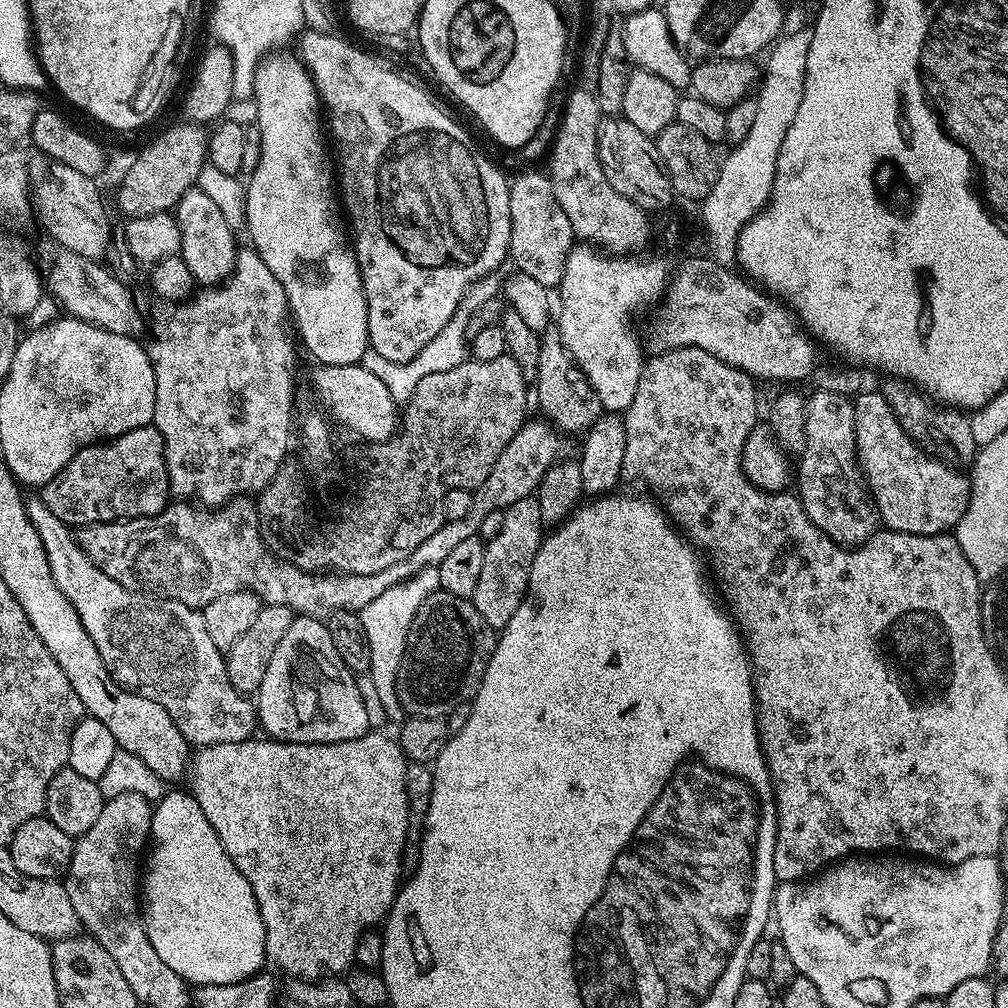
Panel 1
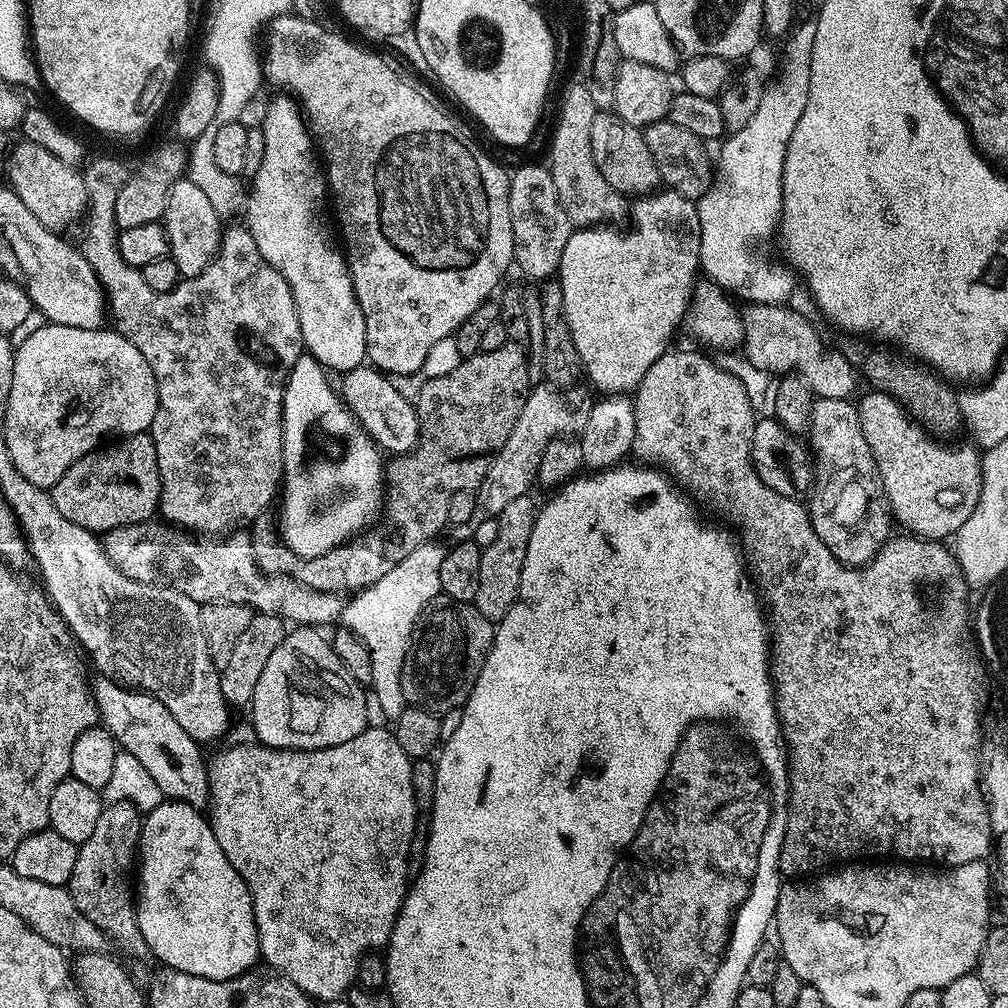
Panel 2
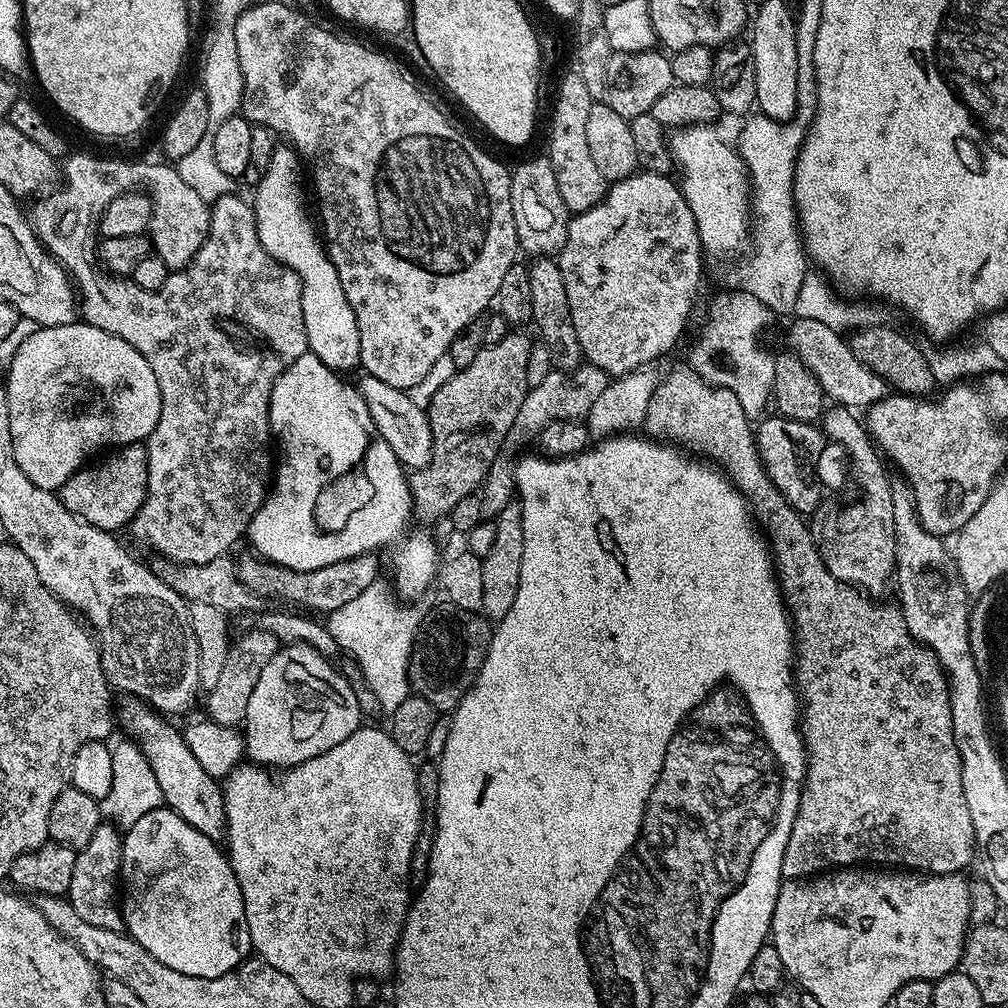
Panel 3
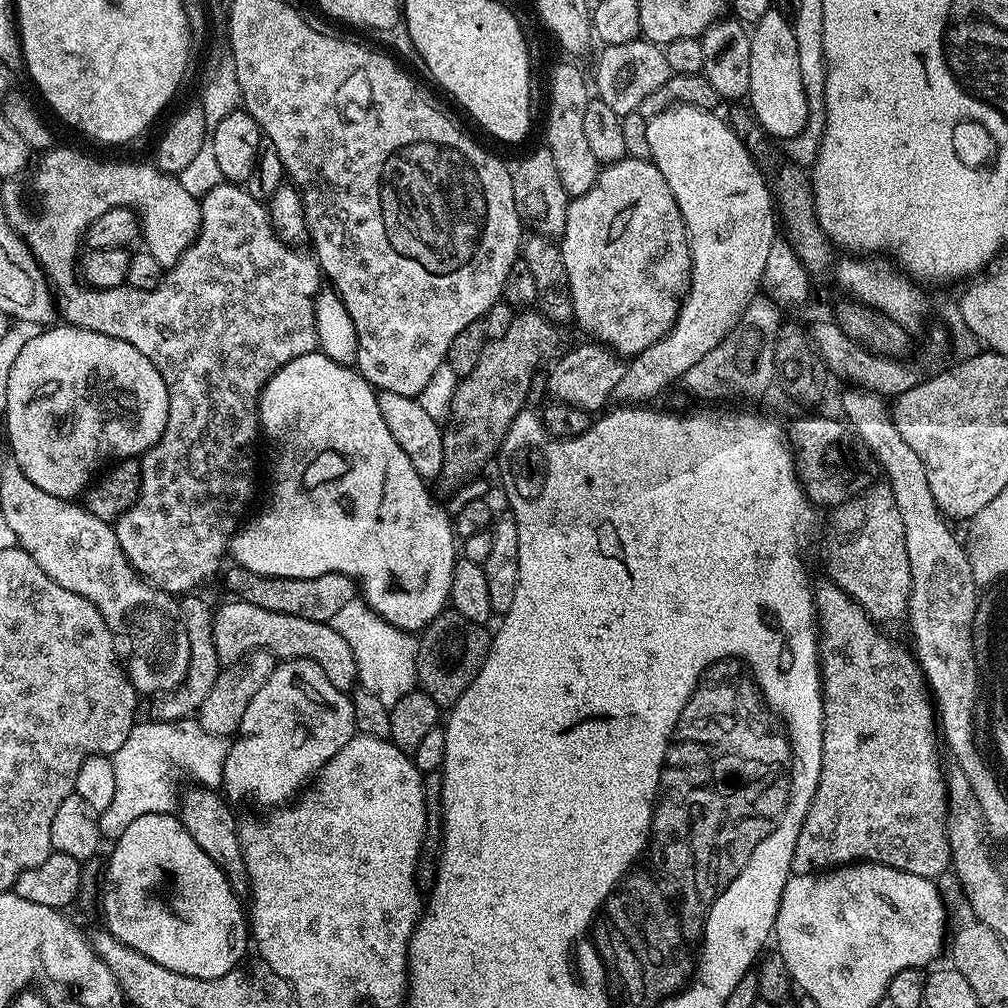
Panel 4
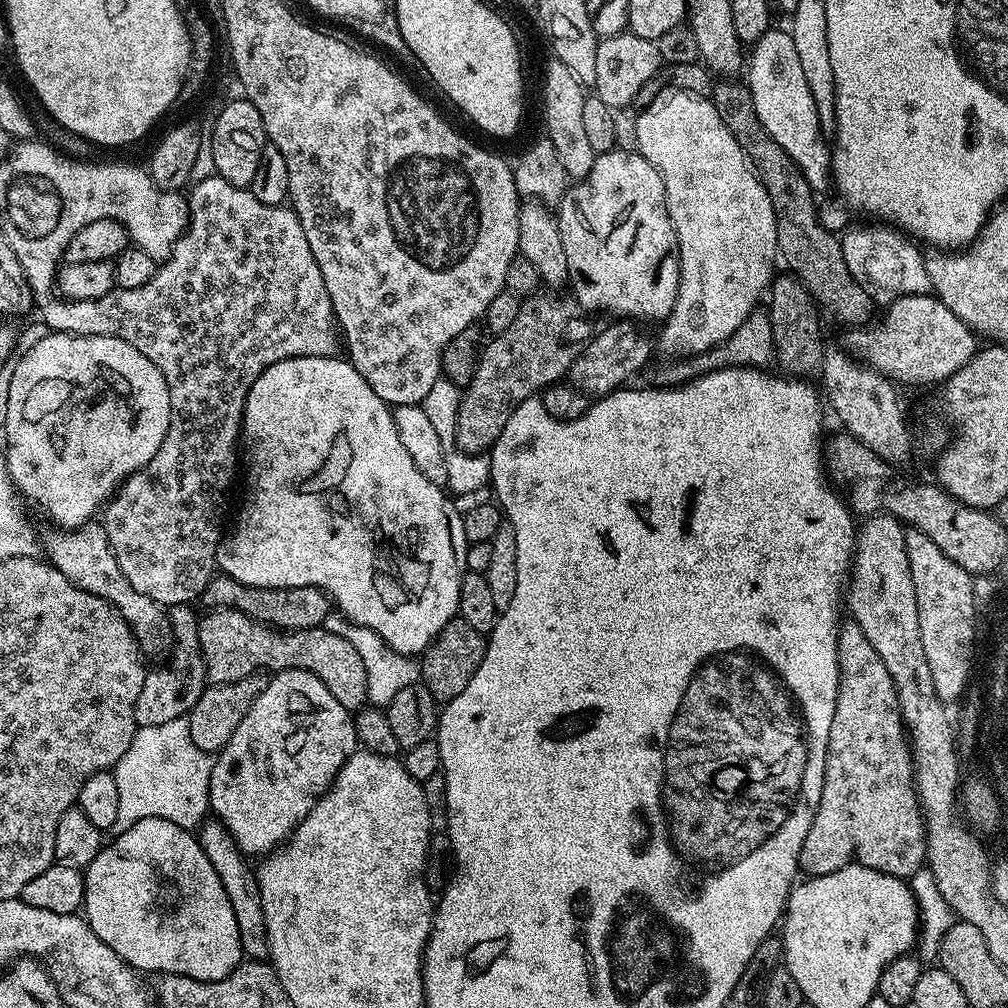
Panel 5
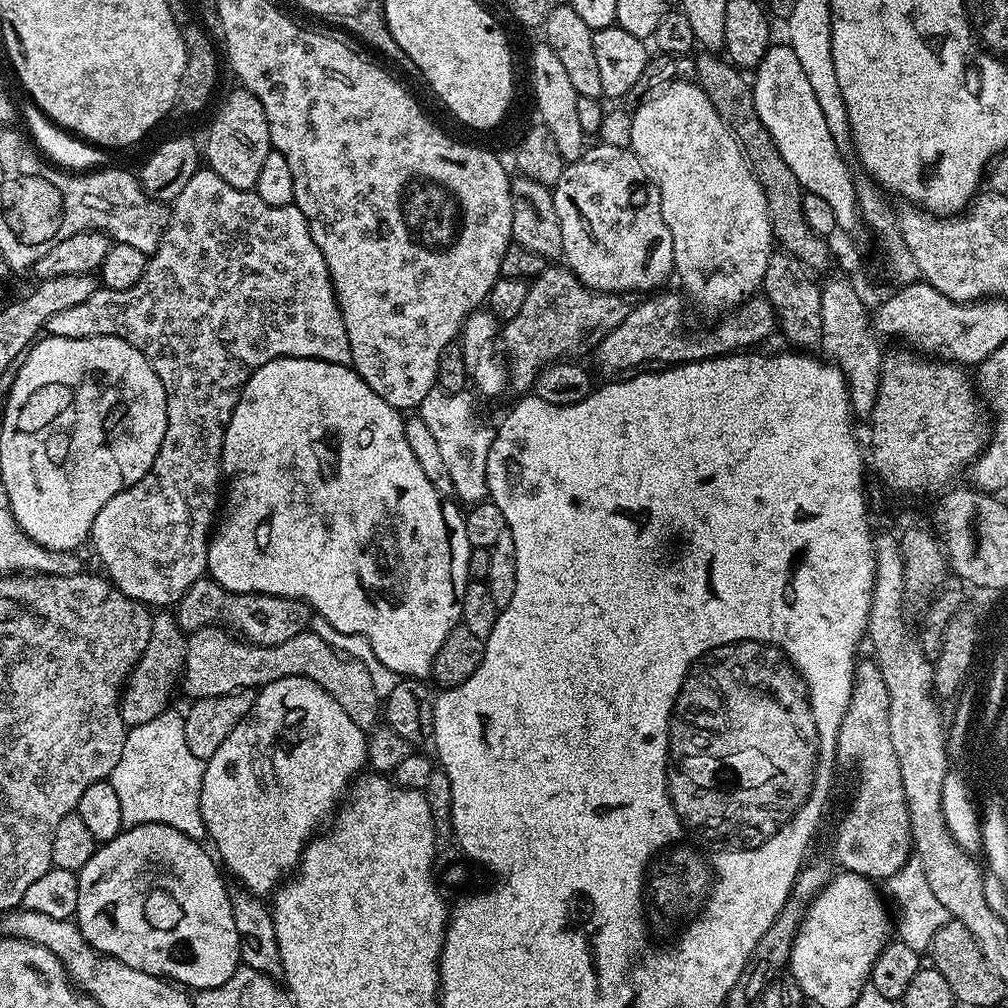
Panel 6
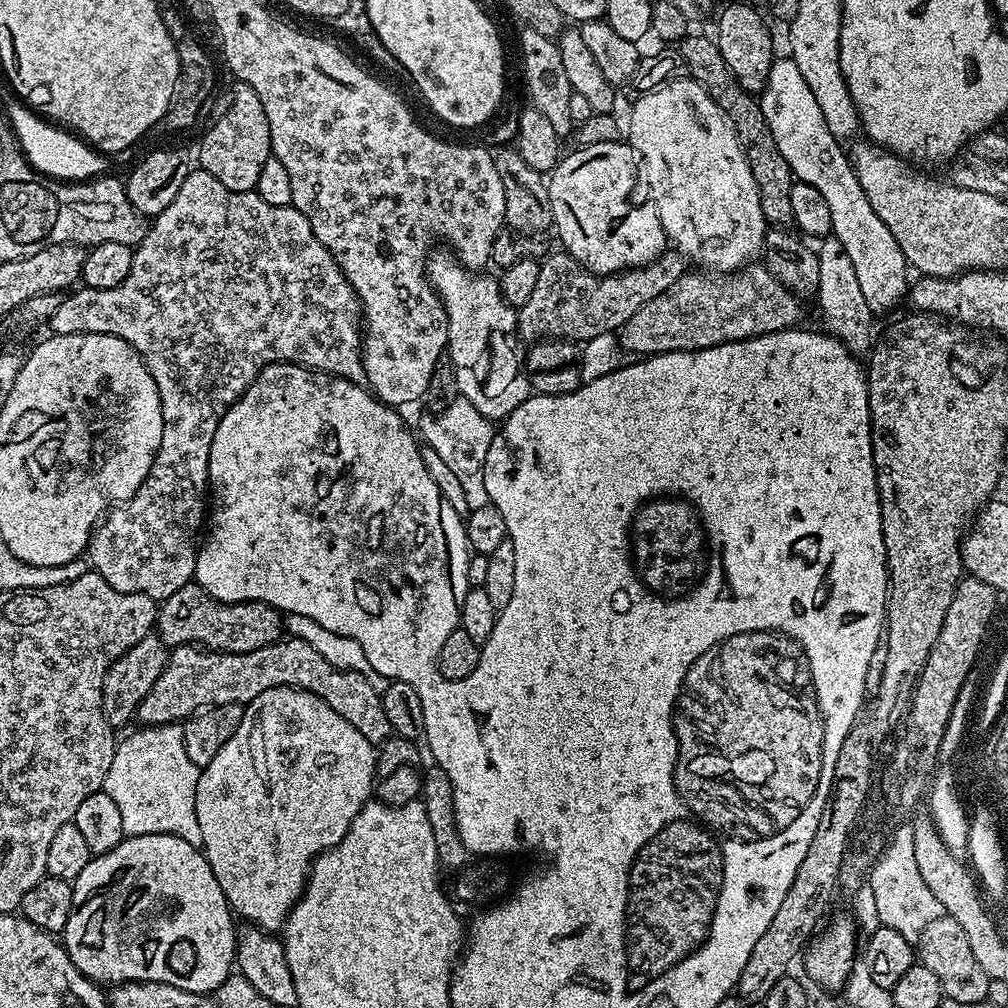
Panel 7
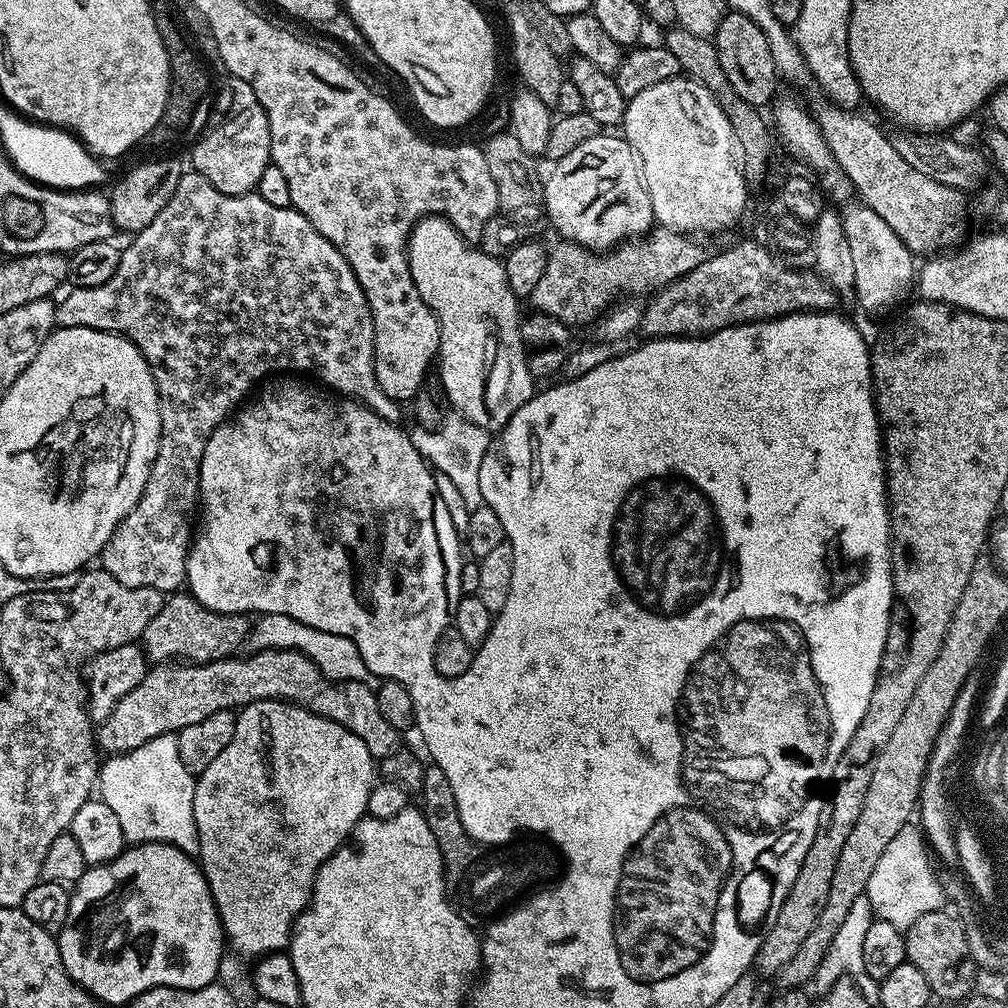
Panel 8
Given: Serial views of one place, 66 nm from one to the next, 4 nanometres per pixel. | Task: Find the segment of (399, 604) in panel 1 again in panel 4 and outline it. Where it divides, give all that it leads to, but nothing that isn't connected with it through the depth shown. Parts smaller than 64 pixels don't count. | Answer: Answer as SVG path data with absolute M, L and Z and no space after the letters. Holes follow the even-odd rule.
M363 599L346 602L338 614L330 621L332 628L346 638L347 645L353 650L357 662L358 684L378 698L382 705L391 710L398 698L406 698L416 687L416 659L418 658L418 640L413 633L403 632L386 622L368 607Z

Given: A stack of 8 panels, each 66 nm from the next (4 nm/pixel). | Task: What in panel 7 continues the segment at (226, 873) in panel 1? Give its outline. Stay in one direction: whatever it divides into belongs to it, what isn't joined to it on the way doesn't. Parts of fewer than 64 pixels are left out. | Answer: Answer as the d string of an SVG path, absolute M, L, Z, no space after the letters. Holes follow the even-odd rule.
M174 834L125 836L122 842L118 842L118 846L114 846L114 850L93 855L92 860L86 862L82 874L78 874L78 878L71 881L71 885L72 909L70 918L66 918L62 943L68 952L70 962L78 966L78 970L86 979L94 980L101 986L132 984L149 980L178 986L182 990L212 994L227 982L229 976L233 975L236 963L237 921L234 919L232 907L226 902L226 894L222 894L222 886L218 886L218 878L214 878L214 870L210 870L210 862L205 858L203 851L197 845L186 842L186 838L178 838Z

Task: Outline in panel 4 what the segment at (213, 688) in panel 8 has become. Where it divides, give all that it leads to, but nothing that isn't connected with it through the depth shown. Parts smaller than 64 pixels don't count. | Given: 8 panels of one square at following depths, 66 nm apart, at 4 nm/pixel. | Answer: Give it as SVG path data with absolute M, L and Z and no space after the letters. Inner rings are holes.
M228 598L221 608L212 613L214 646L221 665L237 664L251 652L267 650L281 661L309 660L318 666L330 678L332 685L344 691L351 691L357 683L357 662L353 650L346 643L346 638L332 628L331 623L323 624L308 618L294 618L293 615L278 614L272 610L262 610L239 598Z

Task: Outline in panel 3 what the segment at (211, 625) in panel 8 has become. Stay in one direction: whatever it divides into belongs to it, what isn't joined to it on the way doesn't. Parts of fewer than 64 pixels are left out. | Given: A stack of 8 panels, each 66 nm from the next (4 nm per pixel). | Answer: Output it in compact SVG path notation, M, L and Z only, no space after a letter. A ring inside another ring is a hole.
M252 554L247 555L238 560L235 565L235 574L249 591L268 600L269 598L285 600L288 603L285 605L295 606L300 610L311 610L313 613L327 614L338 610L338 606L346 606L346 602L358 598L362 590L377 583L379 576L376 575L380 572L380 564L372 554L355 556L309 572L295 572L289 568L283 568L281 564L271 564L269 560L261 560ZM292 604L297 604L297 606ZM308 608L313 608L313 610Z

